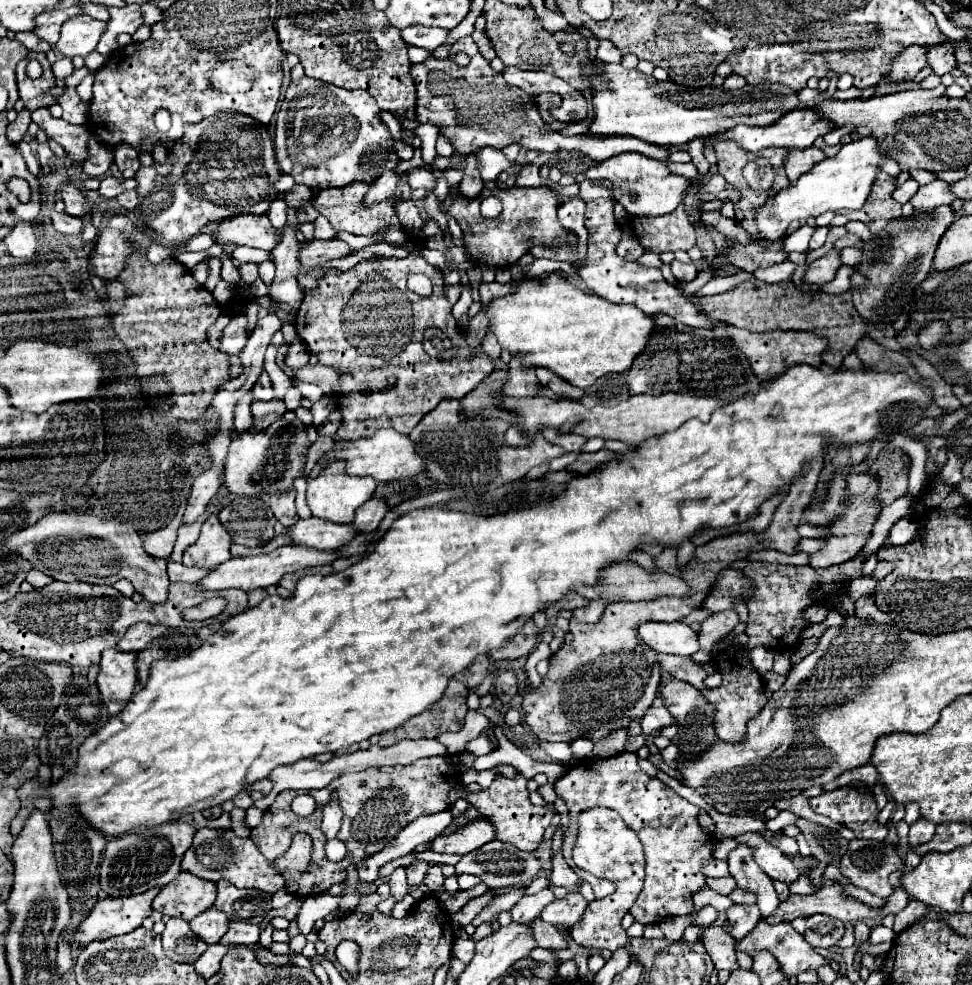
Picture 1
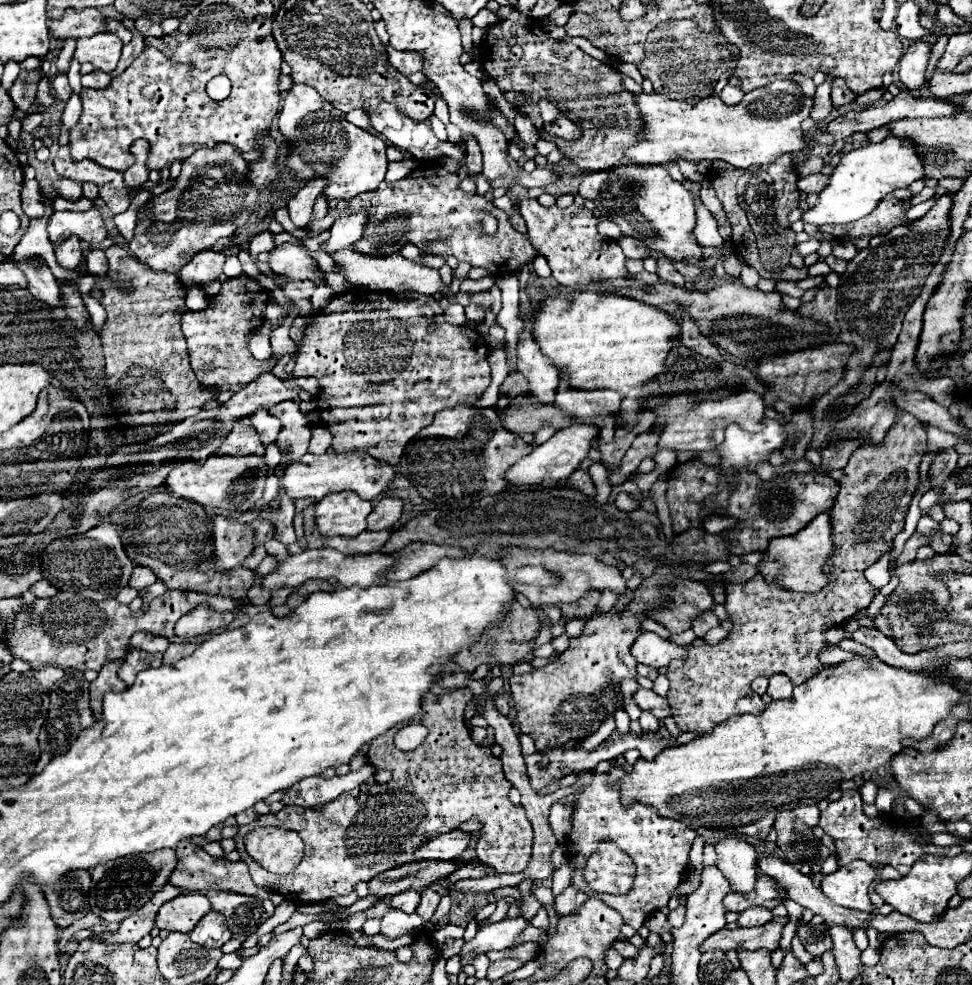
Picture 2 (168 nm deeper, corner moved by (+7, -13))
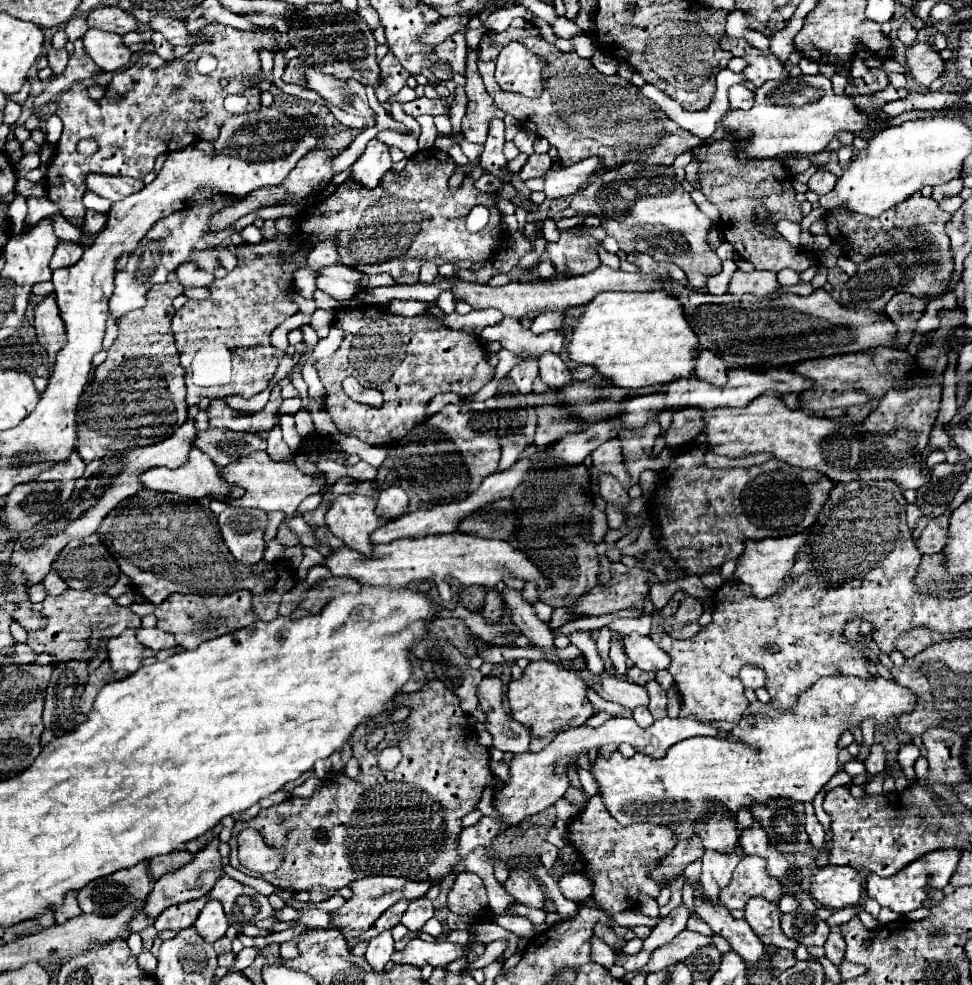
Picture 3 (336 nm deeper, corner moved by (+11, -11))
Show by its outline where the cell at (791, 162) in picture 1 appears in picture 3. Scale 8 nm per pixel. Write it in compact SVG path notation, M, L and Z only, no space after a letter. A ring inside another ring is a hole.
M817 170L817 172L811 176L811 180L807 182L807 186L809 186L809 190L813 190L817 196L823 196L823 194L827 194L829 190L833 190L835 182L837 182L837 178L835 178L831 172L827 172L827 170Z

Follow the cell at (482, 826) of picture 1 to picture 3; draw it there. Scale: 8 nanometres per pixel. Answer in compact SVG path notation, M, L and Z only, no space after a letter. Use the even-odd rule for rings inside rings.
M369 876L363 880L357 880L351 884L353 896L343 904L343 908L339 908L337 912L333 912L333 924L337 928L343 930L343 934L361 934L365 932L369 926L373 926L373 922L379 918L379 914L383 914L389 906L393 906L399 900L415 900L425 896L425 892L431 888L431 882L413 882L413 880L405 880L405 878L397 878L397 876Z

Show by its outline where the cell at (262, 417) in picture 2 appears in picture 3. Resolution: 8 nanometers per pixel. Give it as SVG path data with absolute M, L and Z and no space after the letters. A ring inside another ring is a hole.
M275 424L269 432L267 432L267 454L275 460L285 460L291 458L293 452L289 450L289 446L283 442L281 438L281 426Z

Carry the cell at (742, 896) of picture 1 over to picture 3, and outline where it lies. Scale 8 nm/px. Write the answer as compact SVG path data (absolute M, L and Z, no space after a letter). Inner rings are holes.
M743 856L737 868L733 870L731 884L721 890L719 900L725 908L735 910L735 908L745 908L747 900L753 896L761 896L769 902L779 902L783 896L781 882L771 878L765 872L765 860L757 856Z

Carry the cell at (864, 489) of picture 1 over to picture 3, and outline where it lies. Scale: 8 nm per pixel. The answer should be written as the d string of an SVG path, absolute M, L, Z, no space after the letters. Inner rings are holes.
M811 528L789 538L763 538L761 542L745 540L745 552L739 556L739 564L735 568L735 580L749 584L753 588L753 594L757 594L757 598L769 598L777 594L785 586L785 578L791 574L795 556L801 544L807 542L809 532Z

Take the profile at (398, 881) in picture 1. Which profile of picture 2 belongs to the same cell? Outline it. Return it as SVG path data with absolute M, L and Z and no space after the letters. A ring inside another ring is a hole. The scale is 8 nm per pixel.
M387 910L387 914L381 918L381 934L387 940L395 940L399 936L415 936L423 926L421 916L417 914L405 914L397 910Z

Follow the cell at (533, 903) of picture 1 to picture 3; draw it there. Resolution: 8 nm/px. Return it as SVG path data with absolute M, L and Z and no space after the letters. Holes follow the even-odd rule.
M421 938L409 940L409 944L401 952L393 952L391 960L395 964L413 964L423 968L425 964L431 964L433 968L441 966L445 968L449 962L465 958L469 954L471 946L461 946L449 940L439 942L425 942Z

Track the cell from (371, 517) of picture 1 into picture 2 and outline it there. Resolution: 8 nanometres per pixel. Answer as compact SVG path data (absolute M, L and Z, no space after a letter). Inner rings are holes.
M383 496L373 512L369 514L367 522L369 522L369 530L385 530L385 528L391 528L399 518L401 518L401 512L403 512L403 500L397 498L397 496Z

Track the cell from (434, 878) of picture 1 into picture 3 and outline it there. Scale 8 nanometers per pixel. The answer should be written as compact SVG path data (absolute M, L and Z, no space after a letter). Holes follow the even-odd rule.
M417 898L417 902L409 902L407 912L401 918L401 924L407 926L409 930L421 930L425 926L425 922L429 918L433 918L435 908L433 908L433 900L425 898Z

